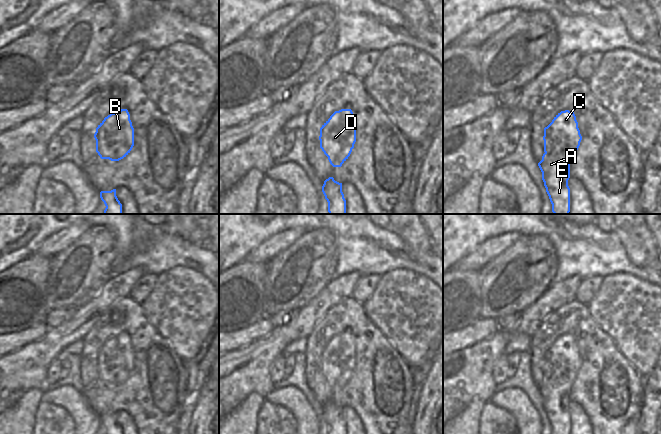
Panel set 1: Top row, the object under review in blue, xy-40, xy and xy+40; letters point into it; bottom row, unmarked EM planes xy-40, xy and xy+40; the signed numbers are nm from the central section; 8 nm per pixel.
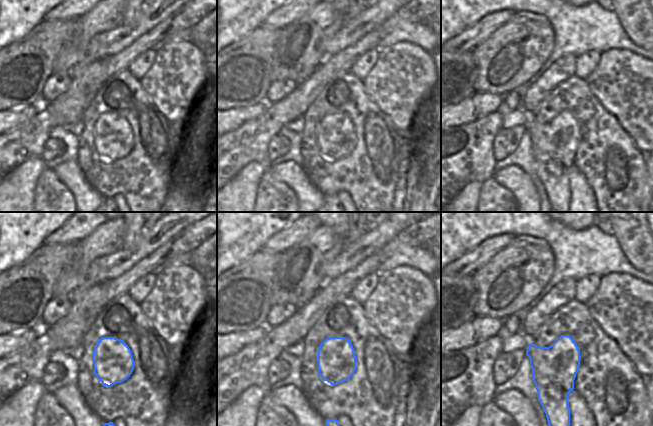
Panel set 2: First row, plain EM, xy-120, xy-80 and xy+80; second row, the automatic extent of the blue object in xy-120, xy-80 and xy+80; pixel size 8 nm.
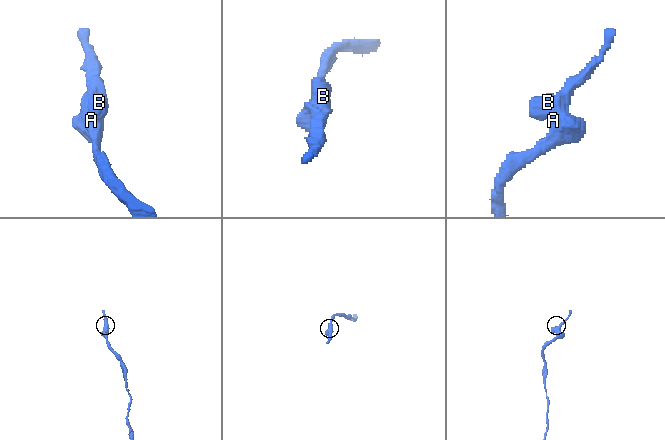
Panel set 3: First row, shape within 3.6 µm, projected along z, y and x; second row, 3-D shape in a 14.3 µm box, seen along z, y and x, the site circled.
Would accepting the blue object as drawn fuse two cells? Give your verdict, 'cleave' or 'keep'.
cleave

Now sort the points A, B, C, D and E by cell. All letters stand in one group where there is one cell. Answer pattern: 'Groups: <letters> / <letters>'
Groups: A E / B C D

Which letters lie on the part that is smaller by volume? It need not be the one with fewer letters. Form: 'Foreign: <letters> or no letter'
Foreign: B, C, D

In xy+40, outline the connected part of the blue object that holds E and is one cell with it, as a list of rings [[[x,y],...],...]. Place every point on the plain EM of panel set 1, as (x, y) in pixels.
[[[561,369],[554,372],[551,379],[545,376],[538,390],[542,404],[552,428],[552,434],[570,434],[570,388],[576,378],[575,373],[565,375]]]

